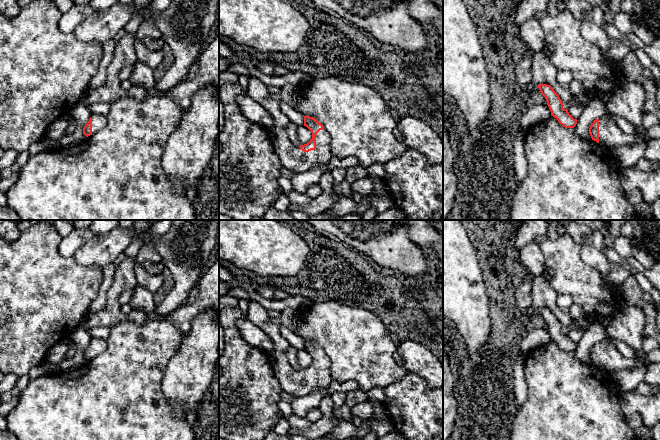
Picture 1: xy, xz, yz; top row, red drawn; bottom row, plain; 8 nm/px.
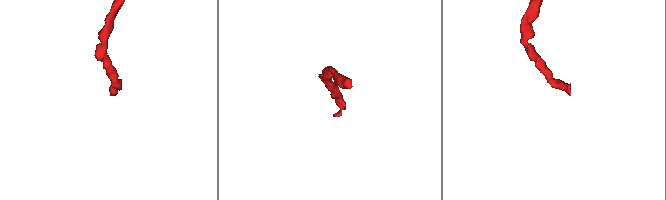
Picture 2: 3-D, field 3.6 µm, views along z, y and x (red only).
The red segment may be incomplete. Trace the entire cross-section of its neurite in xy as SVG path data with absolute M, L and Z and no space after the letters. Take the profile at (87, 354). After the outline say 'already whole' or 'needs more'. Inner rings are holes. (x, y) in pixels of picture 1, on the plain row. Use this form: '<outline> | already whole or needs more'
M92 338L89 345L83 352L83 358L88 361L100 354L107 348L107 340L101 338Z | needs more

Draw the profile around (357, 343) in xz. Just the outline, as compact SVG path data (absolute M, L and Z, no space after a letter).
M335 301L314 302L310 309L298 310L296 333L323 349L331 378L340 383L351 380L368 391L394 384L407 373L394 360L398 344L390 337L386 325L378 315L364 308Z

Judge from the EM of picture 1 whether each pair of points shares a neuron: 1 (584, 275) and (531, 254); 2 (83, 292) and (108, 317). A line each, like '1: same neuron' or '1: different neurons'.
1: different neurons
2: different neurons

